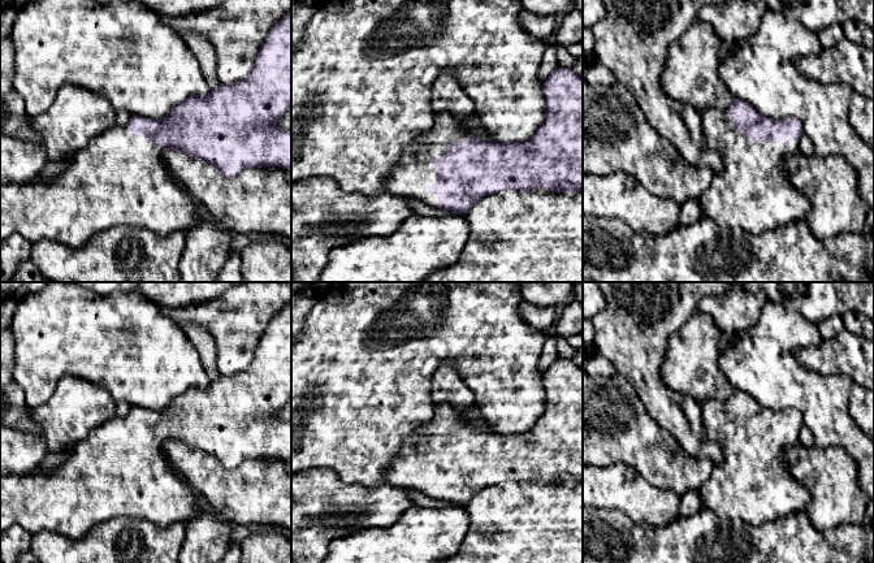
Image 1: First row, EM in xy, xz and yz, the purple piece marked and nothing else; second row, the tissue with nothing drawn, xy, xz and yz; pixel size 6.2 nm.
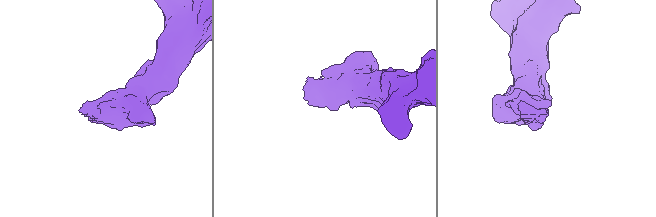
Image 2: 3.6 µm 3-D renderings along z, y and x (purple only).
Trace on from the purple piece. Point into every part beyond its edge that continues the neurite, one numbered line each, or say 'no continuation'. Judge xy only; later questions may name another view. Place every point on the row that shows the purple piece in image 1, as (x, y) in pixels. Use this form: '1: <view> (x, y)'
1: xy (117, 178)

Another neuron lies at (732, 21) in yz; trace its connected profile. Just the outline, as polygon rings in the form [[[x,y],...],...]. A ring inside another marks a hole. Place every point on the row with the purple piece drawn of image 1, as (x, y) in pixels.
[[[747,0],[706,5],[697,20],[713,27],[722,43],[736,43],[757,34],[765,8]]]

